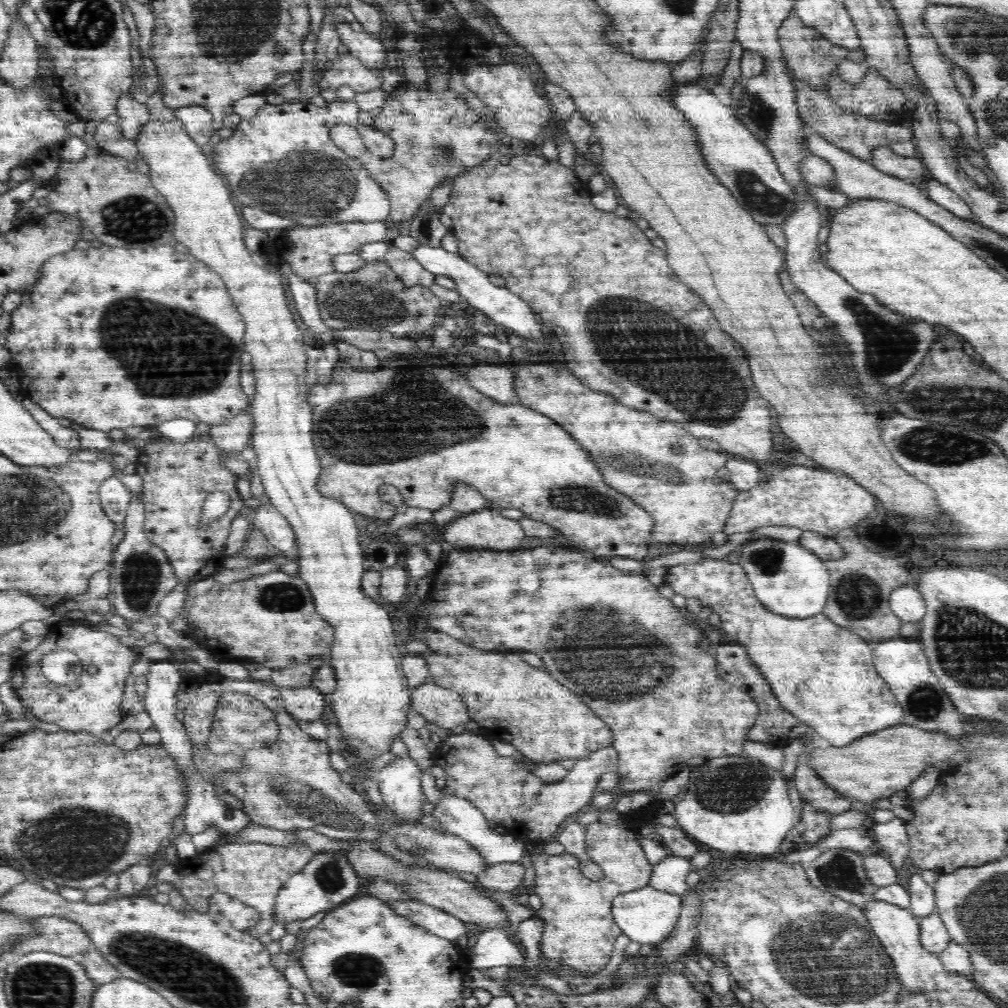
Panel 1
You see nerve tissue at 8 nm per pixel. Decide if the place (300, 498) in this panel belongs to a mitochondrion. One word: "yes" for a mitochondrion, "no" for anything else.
no

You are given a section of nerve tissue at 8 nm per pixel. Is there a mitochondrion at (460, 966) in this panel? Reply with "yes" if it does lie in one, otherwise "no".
no

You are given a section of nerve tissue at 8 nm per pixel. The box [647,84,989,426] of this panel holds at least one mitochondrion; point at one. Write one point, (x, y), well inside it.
(887, 350)

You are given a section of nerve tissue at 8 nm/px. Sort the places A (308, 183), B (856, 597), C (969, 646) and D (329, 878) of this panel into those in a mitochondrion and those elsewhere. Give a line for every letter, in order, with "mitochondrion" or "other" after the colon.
A: mitochondrion
B: mitochondrion
C: mitochondrion
D: mitochondrion

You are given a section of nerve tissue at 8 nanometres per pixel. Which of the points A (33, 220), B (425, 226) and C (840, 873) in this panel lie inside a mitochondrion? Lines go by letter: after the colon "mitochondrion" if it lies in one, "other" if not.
A: other
B: mitochondrion
C: mitochondrion

